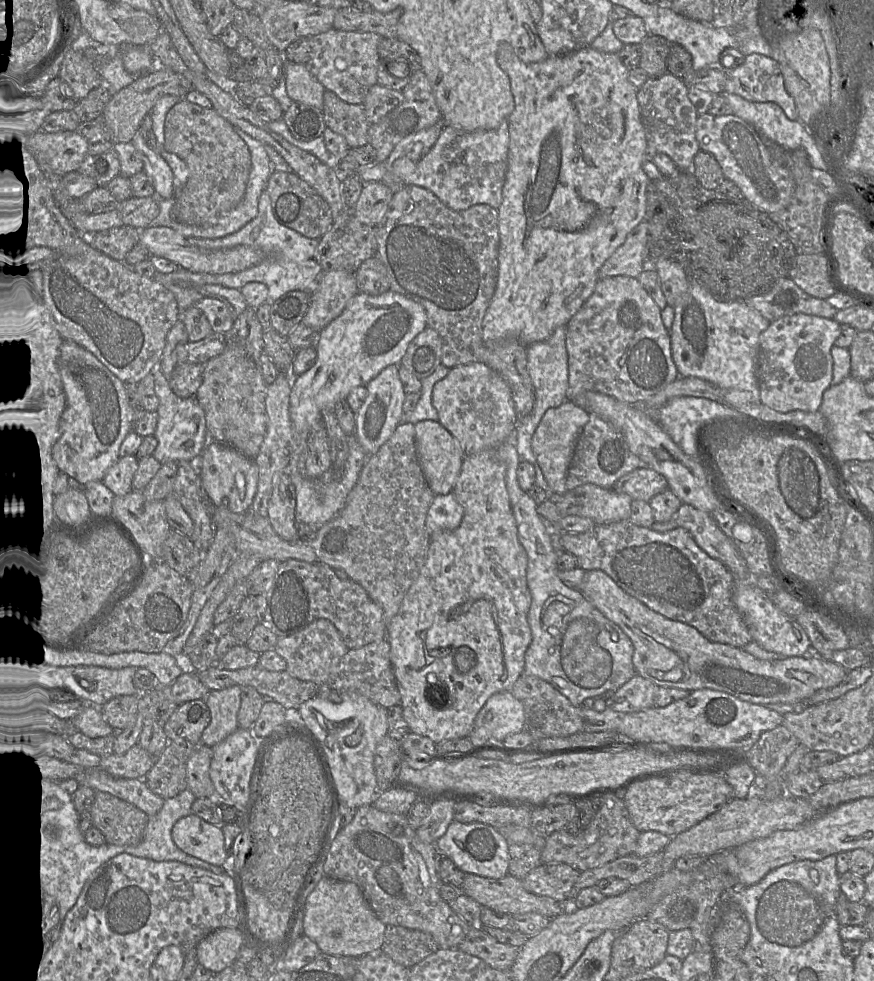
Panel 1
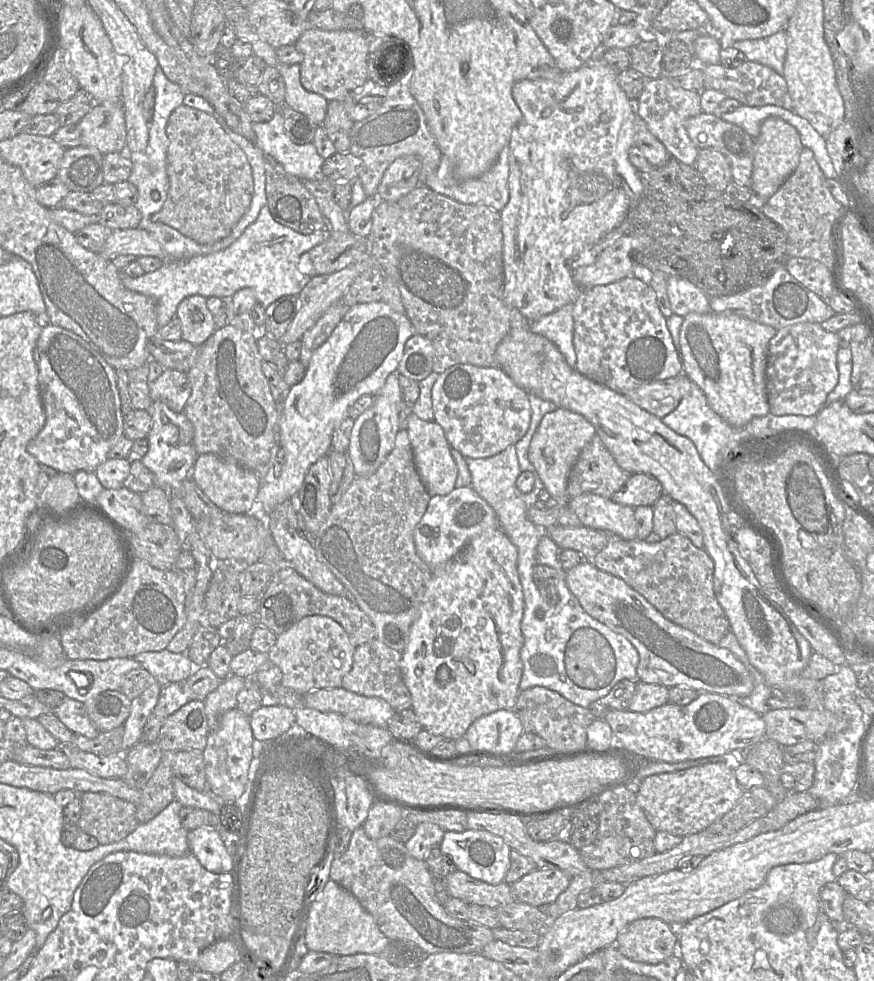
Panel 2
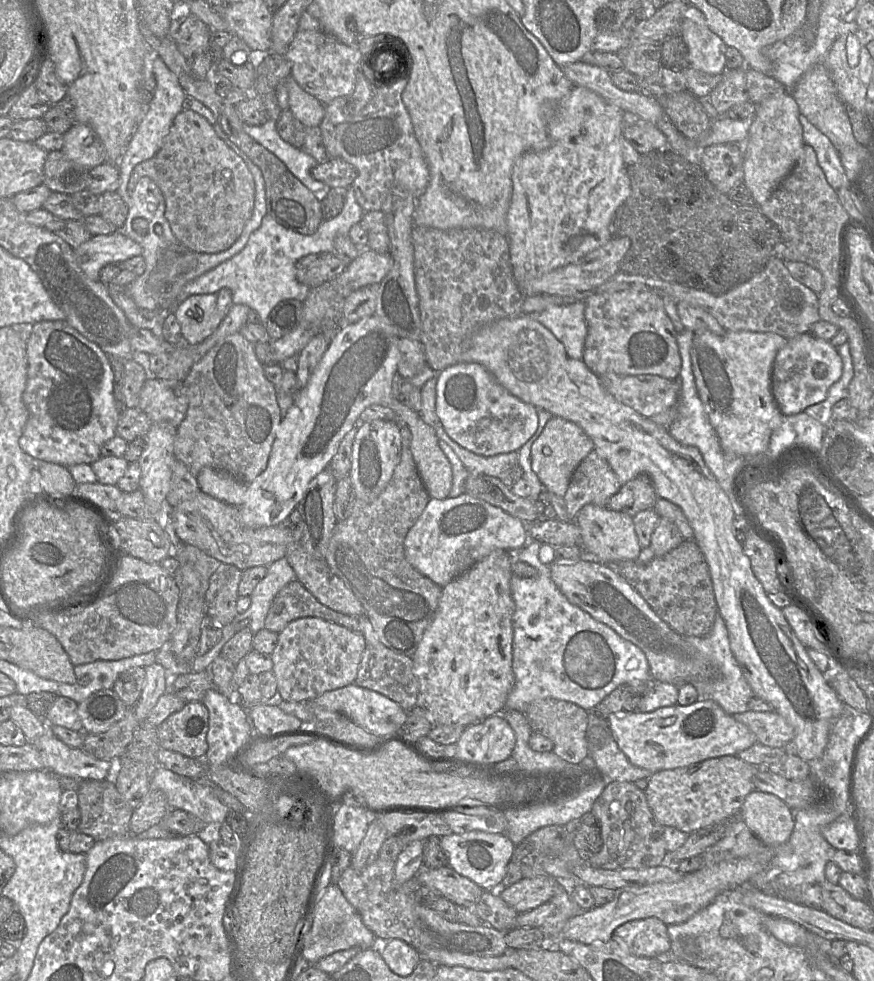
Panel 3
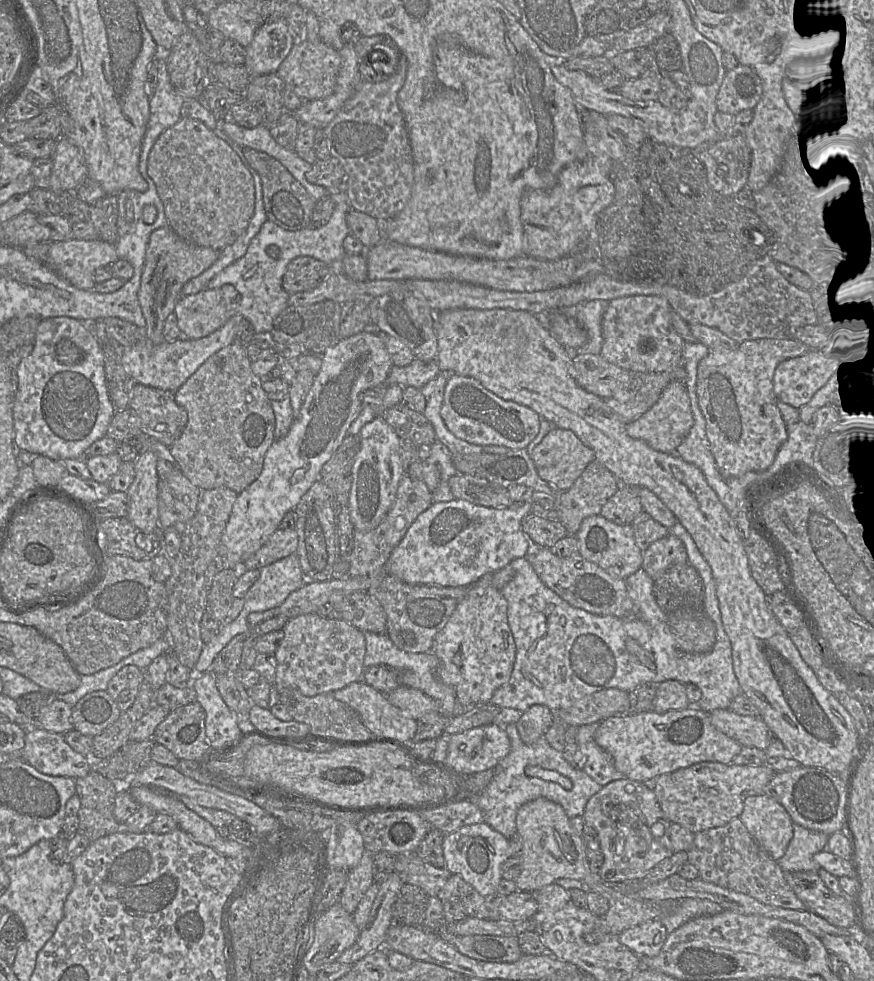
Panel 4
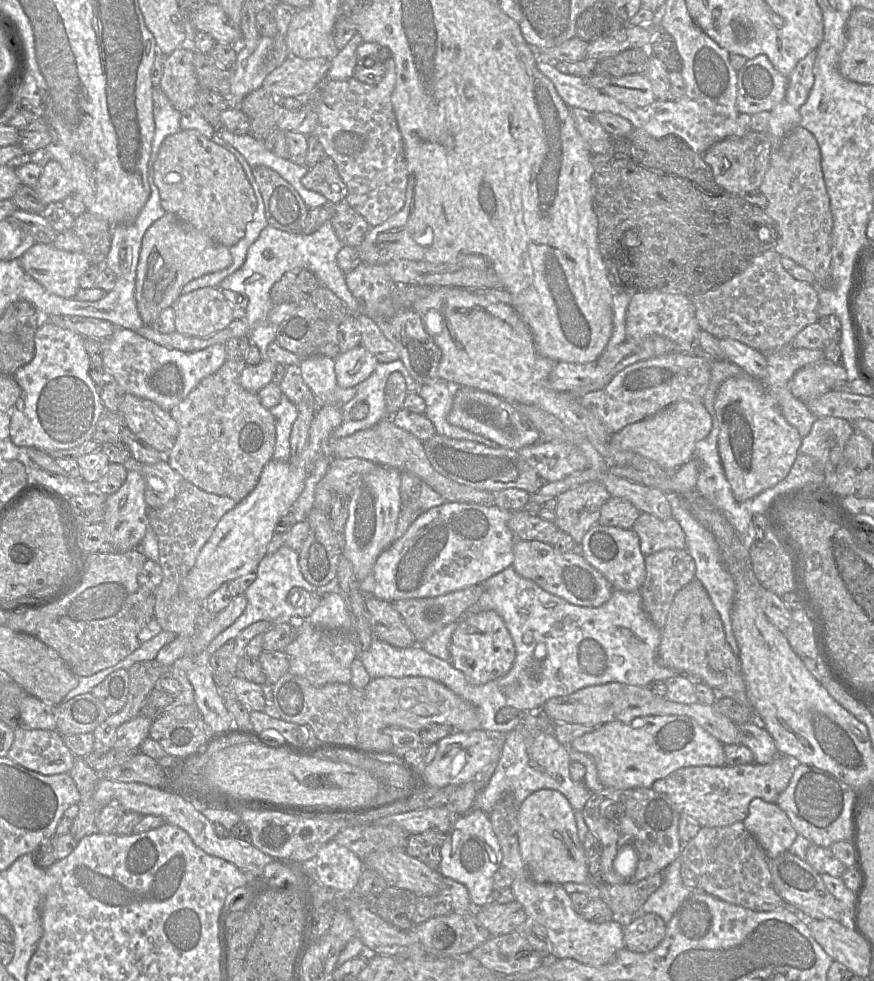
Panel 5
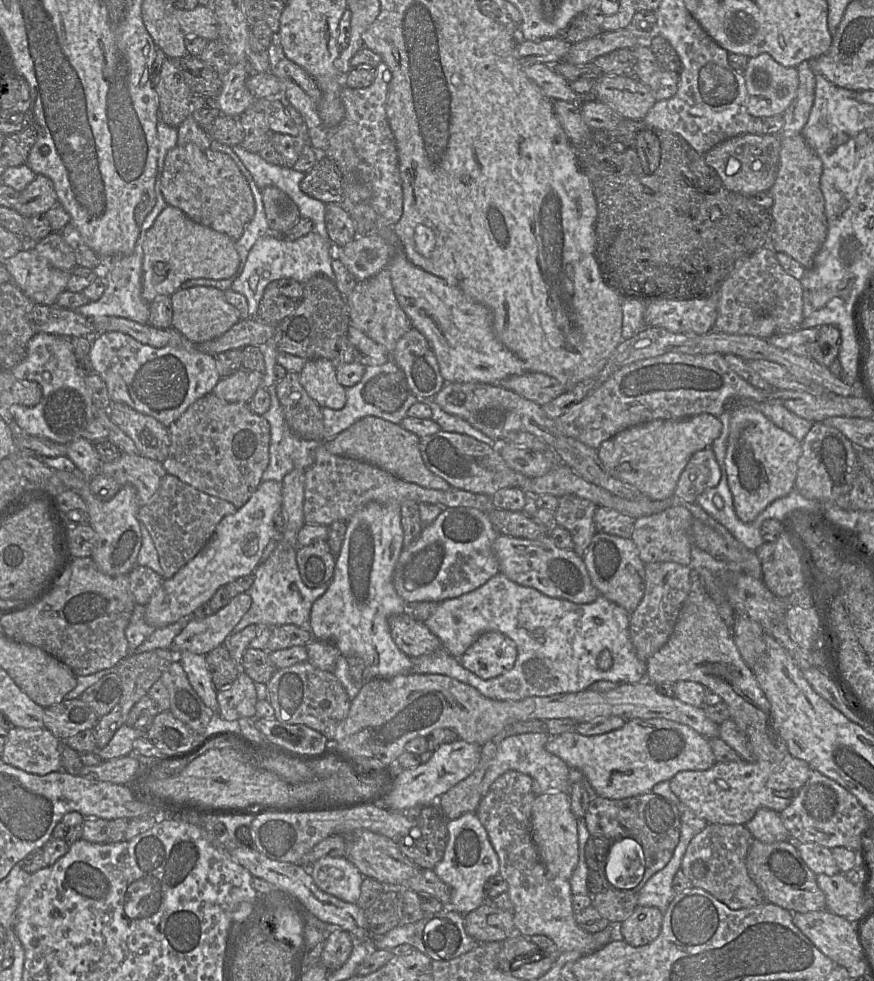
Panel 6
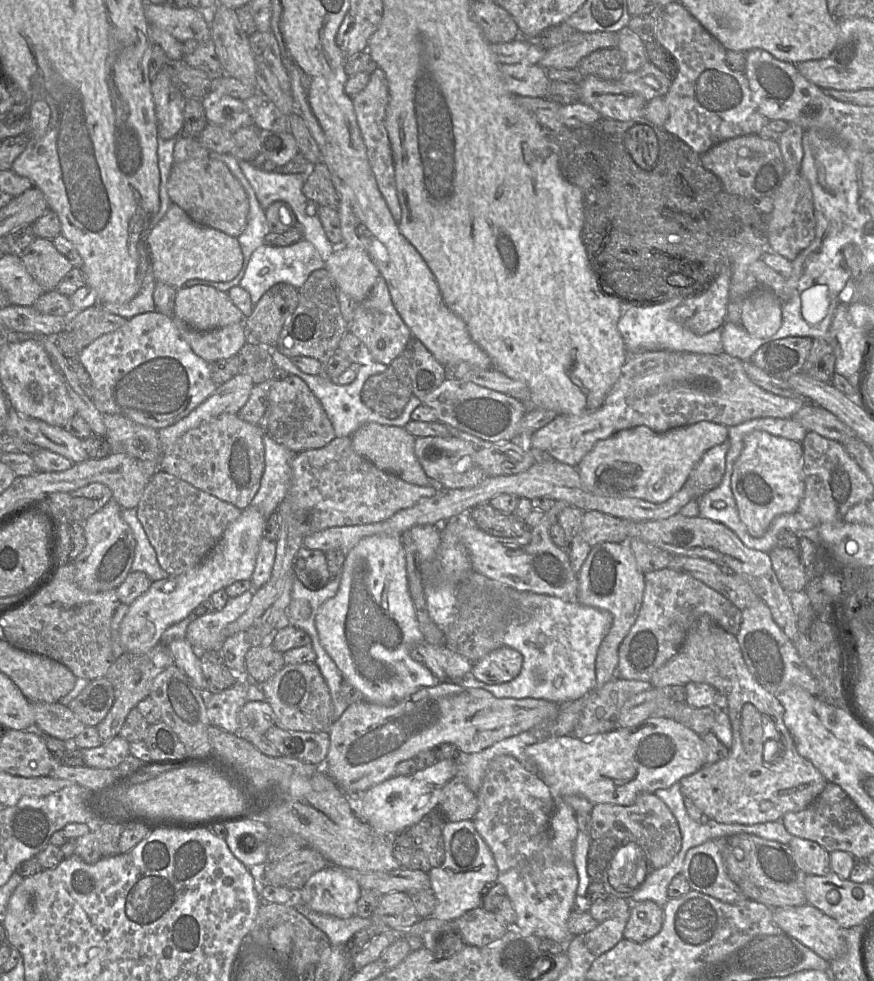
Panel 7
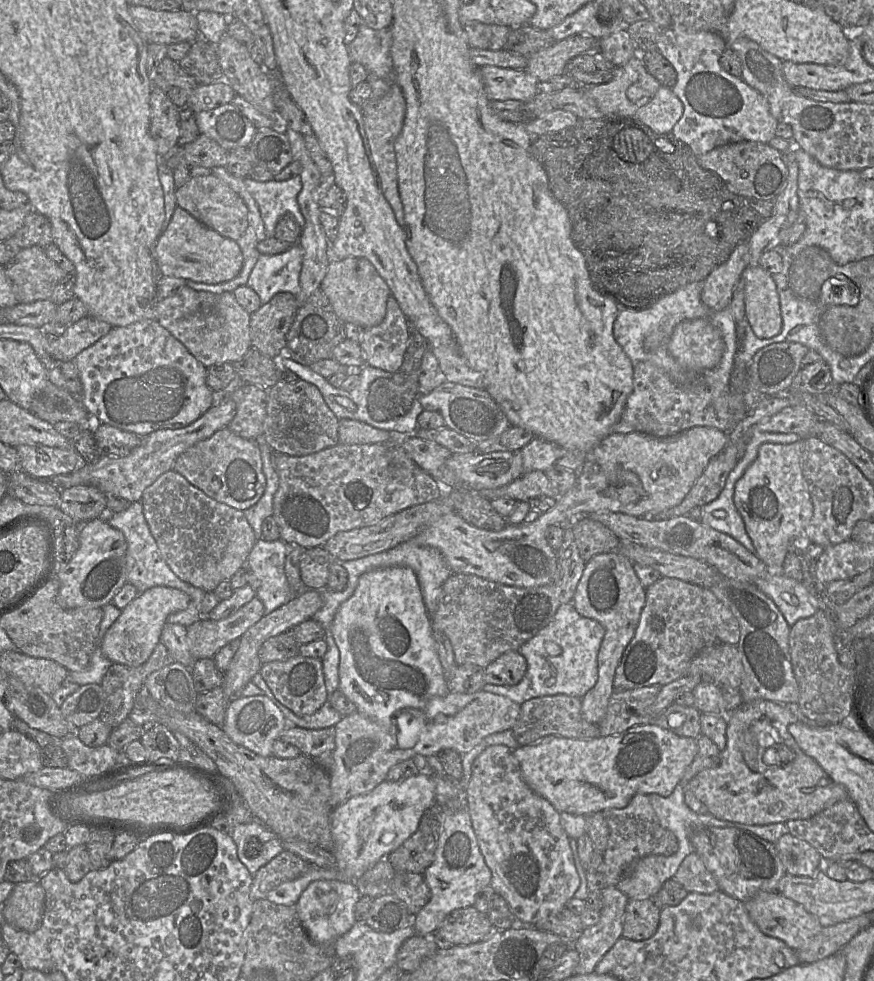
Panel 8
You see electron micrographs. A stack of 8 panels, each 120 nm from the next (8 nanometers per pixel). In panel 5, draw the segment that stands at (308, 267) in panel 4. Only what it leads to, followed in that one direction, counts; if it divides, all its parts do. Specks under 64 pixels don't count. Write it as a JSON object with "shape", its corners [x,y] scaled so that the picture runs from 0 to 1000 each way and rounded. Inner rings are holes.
{"shape":[[[338,273],[324,279],[309,295],[312,311],[347,310],[366,292],[362,281],[350,273]]]}

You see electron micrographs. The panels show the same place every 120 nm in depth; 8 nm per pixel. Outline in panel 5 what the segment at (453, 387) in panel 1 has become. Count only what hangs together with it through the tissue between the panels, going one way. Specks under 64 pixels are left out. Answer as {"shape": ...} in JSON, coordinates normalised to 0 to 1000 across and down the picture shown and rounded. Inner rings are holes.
{"shape":[[[524,394],[513,429],[519,434],[537,438],[569,451],[572,456],[596,458],[617,451],[618,441],[612,434],[598,426],[589,412],[563,401],[539,394]]]}

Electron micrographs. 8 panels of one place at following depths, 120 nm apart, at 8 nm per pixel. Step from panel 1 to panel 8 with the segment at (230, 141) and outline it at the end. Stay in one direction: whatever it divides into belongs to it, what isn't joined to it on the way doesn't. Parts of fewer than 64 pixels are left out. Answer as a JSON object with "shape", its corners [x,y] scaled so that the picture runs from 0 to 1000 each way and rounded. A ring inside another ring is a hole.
{"shape":[[[241,176],[217,181],[201,192],[200,202],[203,210],[255,242],[271,246],[283,232],[284,214],[278,203],[259,186]]]}

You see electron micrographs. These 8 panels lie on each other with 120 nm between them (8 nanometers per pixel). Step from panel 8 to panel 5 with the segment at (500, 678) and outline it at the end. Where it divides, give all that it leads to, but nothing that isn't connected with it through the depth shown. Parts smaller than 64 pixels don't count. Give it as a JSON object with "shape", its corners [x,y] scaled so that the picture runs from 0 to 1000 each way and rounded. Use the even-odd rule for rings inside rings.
{"shape":[[[564,622],[531,627],[524,633],[514,663],[517,678],[541,698],[553,698],[578,689],[586,681],[590,670],[587,651],[574,629]]]}

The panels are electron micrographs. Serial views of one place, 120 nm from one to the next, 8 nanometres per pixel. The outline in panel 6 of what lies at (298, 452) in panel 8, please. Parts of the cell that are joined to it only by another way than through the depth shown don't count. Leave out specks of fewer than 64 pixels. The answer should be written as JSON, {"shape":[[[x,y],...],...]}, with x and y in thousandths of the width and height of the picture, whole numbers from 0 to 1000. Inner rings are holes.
{"shape":[[[335,378],[315,392],[318,408],[333,440],[349,449],[371,450],[371,430],[367,415],[343,391],[342,381]]]}

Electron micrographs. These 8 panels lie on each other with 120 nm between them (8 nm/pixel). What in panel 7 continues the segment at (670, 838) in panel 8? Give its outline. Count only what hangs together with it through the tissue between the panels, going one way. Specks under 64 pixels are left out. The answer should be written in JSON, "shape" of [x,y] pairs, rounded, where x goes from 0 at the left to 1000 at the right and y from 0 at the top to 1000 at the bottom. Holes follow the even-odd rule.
{"shape":[[[748,808],[731,809],[728,812],[727,817],[722,821],[717,821],[717,822],[704,821],[697,819],[681,820],[675,828],[675,833],[676,833],[676,847],[674,849],[674,853],[676,854],[676,856],[688,855],[688,854],[701,855],[705,860],[701,864],[700,872],[696,877],[696,879],[693,880],[693,883],[690,887],[690,896],[689,896],[689,901],[699,914],[709,914],[721,918],[722,913],[727,910],[728,907],[731,906],[731,904],[735,902],[735,900],[738,898],[741,892],[747,887],[757,885],[761,882],[763,882],[773,873],[773,871],[777,869],[779,864],[780,855],[779,855],[779,849],[778,849],[776,838],[771,833],[771,831],[769,830],[769,828],[767,827],[767,825],[764,824],[764,822]]]}

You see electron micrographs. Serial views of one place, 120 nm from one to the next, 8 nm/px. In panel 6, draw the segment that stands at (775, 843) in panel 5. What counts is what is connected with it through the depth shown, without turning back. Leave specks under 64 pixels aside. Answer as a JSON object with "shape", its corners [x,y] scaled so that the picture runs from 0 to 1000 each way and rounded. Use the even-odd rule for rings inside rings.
{"shape":[[[868,824],[852,840],[863,855],[873,859],[903,857],[903,847],[897,842],[892,829],[880,824]]]}

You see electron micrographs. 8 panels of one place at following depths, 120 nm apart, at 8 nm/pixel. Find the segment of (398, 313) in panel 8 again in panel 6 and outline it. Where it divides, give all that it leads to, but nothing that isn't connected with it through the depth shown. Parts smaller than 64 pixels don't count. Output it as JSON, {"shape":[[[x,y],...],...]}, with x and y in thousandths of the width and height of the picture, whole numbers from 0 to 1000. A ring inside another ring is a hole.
{"shape":[[[443,272],[428,281],[410,286],[397,303],[400,331],[411,335],[449,360],[454,348],[471,333],[470,327],[454,307]]]}

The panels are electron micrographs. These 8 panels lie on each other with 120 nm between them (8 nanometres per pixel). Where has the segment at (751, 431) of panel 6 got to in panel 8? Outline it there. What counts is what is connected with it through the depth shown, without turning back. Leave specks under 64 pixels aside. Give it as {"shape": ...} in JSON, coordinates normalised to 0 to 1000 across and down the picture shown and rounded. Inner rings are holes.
{"shape":[[[920,449],[905,453],[873,452],[867,459],[866,467],[854,478],[850,485],[842,491],[840,514],[847,523],[865,560],[865,566],[882,582],[892,582],[905,554],[919,545],[930,526],[930,513],[924,494],[919,487],[916,466]]]}

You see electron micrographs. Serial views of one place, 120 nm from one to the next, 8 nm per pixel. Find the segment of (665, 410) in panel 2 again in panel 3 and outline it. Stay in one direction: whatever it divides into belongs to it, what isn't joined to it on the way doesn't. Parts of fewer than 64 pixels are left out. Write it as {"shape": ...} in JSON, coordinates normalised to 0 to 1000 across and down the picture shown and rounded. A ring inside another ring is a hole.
{"shape":[[[695,380],[684,384],[691,397],[707,410],[739,426],[760,420],[777,408],[777,387],[744,381]]]}

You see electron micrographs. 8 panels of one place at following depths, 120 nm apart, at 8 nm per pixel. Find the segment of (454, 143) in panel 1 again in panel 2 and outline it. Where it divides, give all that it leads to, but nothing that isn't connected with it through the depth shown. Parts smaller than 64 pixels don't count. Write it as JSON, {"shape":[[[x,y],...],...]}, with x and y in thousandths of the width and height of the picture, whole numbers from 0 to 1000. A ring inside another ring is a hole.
{"shape":[[[579,148],[559,174],[550,178],[549,180],[525,183],[523,182],[517,174],[515,164],[511,160],[505,160],[499,174],[490,179],[483,189],[492,192],[499,197],[508,199],[529,208],[546,208],[554,209],[568,216],[573,216],[582,205],[582,150]]]}

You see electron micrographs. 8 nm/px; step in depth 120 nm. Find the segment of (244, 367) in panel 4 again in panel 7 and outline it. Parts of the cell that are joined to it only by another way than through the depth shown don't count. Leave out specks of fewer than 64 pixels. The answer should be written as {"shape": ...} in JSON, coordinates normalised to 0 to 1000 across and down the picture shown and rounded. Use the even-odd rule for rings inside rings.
{"shape":[[[257,421],[203,446],[185,463],[182,480],[193,482],[232,502],[279,520],[286,515],[297,497],[302,476],[301,436],[299,433],[284,431],[275,427],[271,422]]]}

